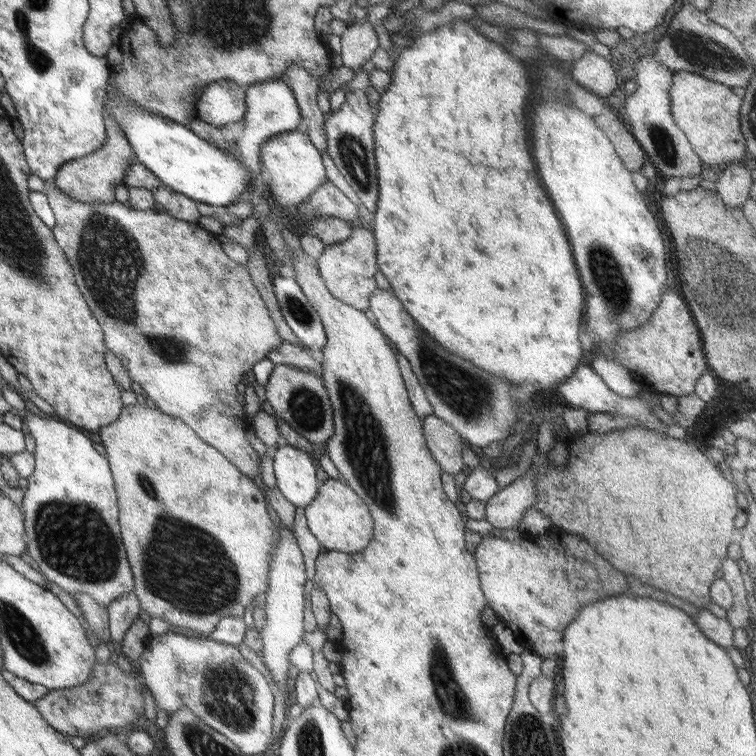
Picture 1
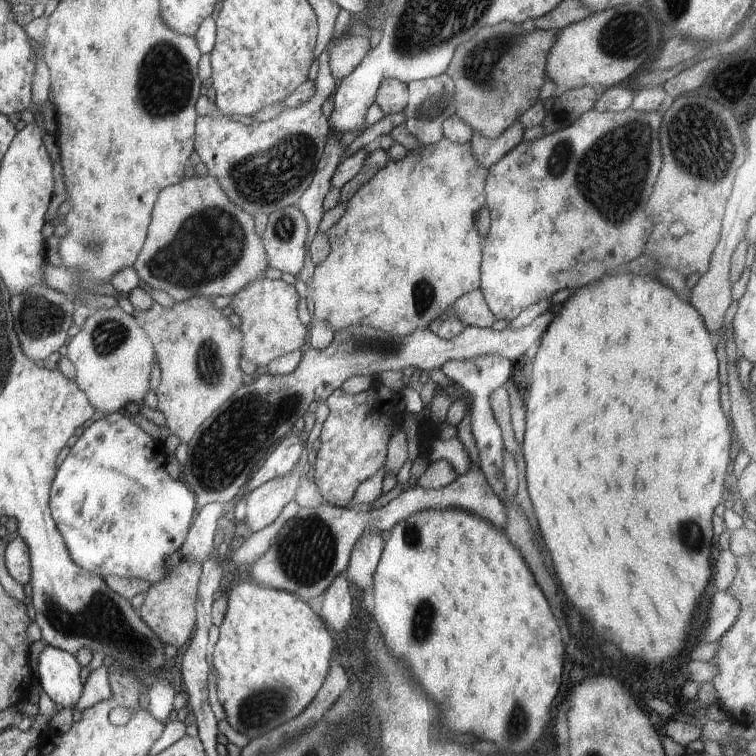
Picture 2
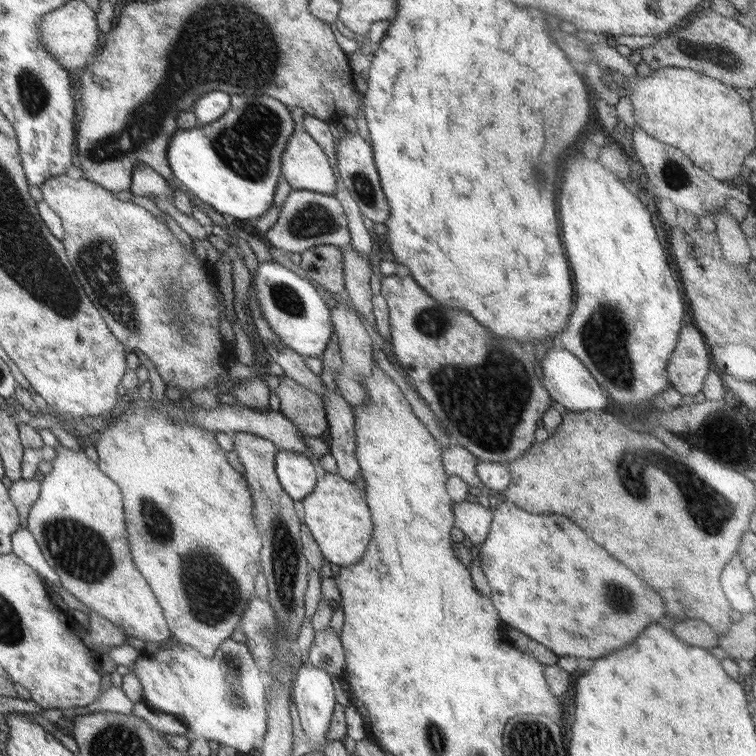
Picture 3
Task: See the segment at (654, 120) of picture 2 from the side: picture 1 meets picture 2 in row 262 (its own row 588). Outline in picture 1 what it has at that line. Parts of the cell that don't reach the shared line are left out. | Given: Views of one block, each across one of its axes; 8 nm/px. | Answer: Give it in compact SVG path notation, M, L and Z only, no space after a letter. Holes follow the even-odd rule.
M549 532L545 536L522 533L517 541L487 535L482 537L472 555L486 606L500 623L513 632L524 649L545 659L551 656L555 642L562 640L563 630L575 620L580 607L587 602L593 602L595 598L601 600L629 593L625 578L617 570L613 570L587 541L570 533Z

